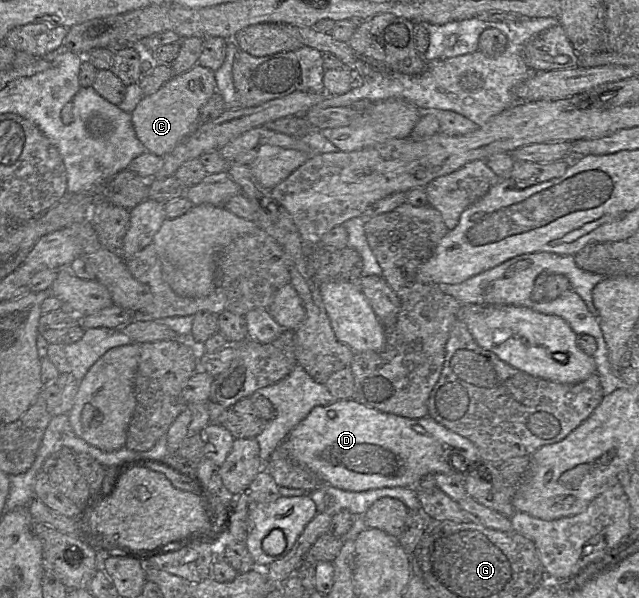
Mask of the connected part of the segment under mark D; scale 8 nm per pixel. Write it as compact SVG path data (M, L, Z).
M340 400L329 406L313 408L281 445L291 460L311 470L322 483L354 492L385 487L414 488L422 477L435 473L460 475L463 481L464 471L467 470L462 469L460 472L457 452L478 450L469 439L448 430L430 417L405 418L369 408L353 400Z

